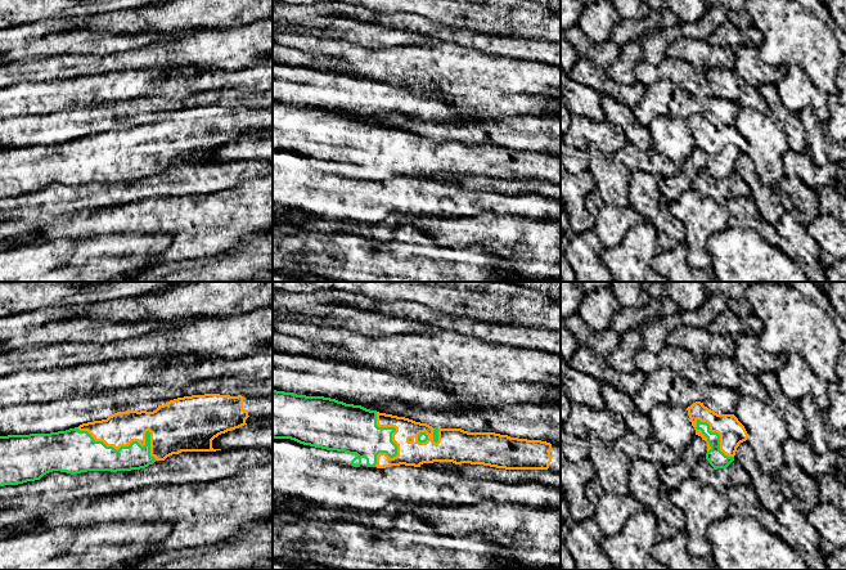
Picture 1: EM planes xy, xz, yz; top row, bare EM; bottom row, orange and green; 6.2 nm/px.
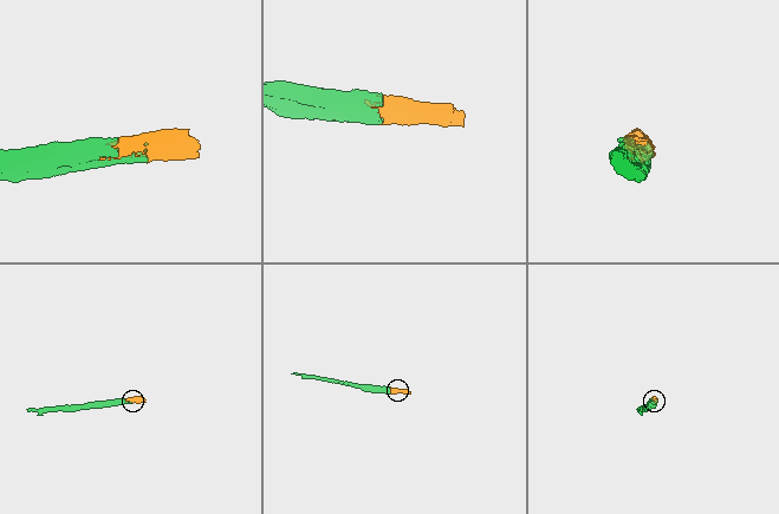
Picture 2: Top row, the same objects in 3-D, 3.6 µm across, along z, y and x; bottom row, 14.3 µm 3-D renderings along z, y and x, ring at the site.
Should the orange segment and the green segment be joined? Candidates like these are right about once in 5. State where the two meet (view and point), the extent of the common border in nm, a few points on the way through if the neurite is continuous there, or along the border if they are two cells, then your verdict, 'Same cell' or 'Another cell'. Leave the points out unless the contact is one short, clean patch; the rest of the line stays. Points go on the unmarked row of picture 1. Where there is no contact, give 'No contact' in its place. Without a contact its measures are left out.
Touches orange at xy (131, 153). Shared border 550 nm. Same cell

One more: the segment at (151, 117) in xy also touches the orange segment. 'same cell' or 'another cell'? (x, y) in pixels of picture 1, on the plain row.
another cell

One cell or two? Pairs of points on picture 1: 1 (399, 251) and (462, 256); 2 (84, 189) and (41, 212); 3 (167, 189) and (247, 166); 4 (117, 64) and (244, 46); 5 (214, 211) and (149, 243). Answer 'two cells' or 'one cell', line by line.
1: one cell
2: one cell
3: one cell
4: one cell
5: two cells

